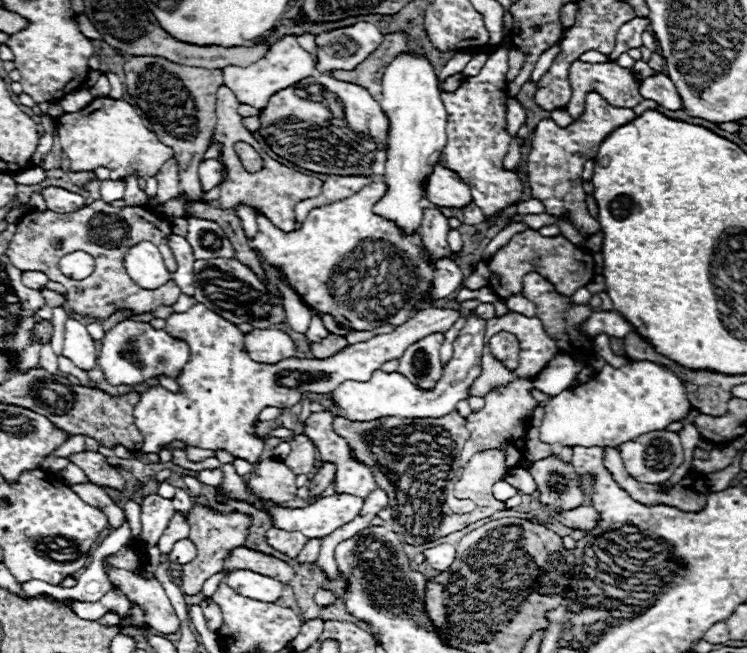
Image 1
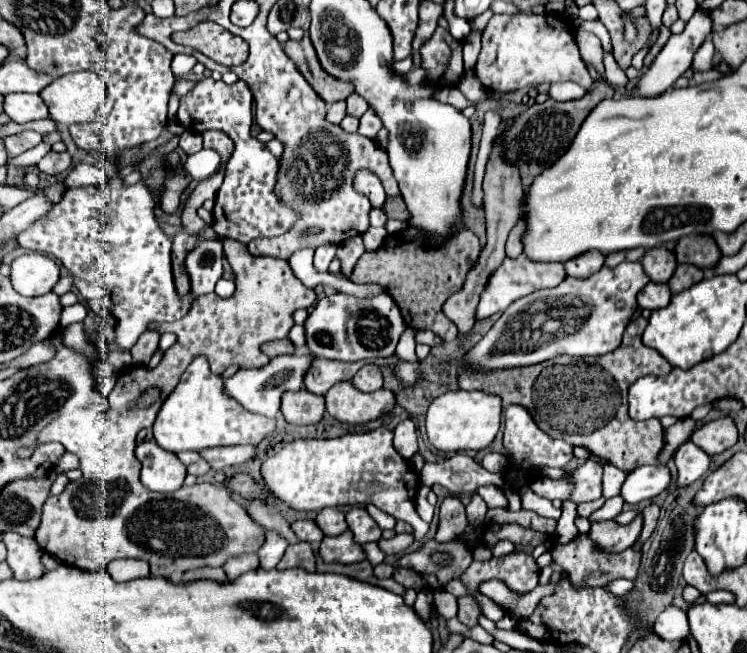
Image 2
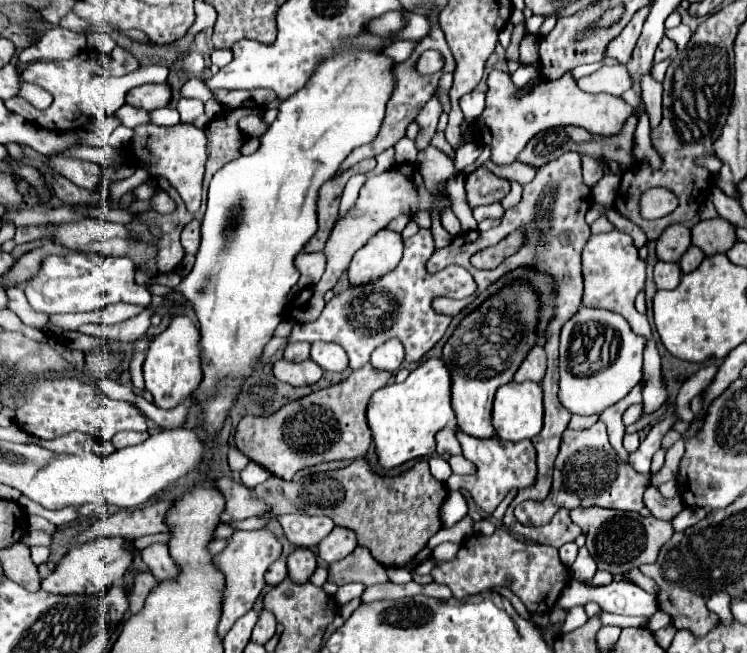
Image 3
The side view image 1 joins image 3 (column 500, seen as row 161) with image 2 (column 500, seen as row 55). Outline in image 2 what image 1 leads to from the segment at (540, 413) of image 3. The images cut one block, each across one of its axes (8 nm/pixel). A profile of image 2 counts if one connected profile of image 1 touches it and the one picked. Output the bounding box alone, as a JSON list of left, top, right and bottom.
[426,390,502,452]

